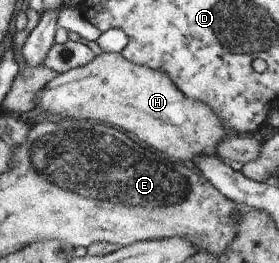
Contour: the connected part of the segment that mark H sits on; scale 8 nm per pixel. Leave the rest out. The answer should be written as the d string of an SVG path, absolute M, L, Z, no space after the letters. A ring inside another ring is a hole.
M101 53L94 57L89 64L73 68L53 78L43 90L35 94L35 109L45 114L57 114L71 120L95 120L117 129L126 129L135 134L141 142L149 144L168 154L175 161L189 164L193 158L199 156L216 156L217 146L221 140L231 136L231 132L223 126L221 118L205 104L187 98L171 78L163 70L151 70L146 66L139 66L127 60L121 53Z

